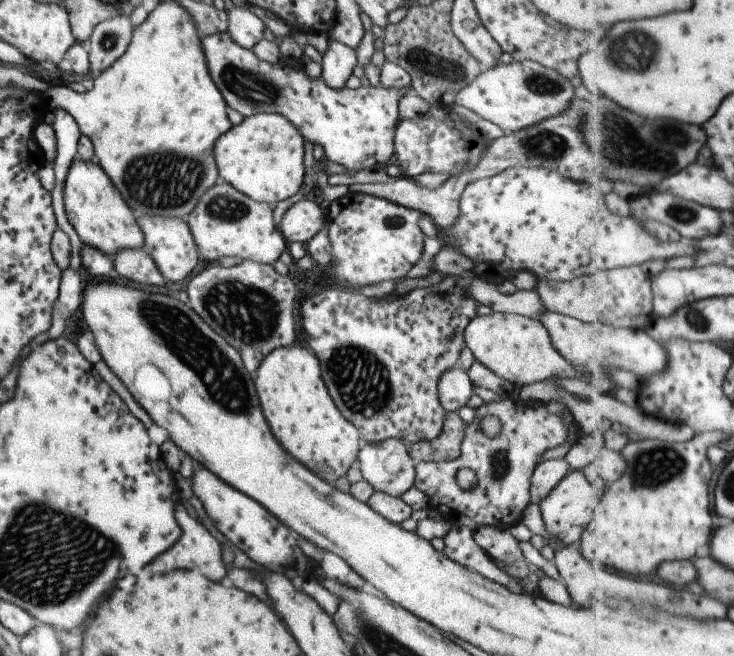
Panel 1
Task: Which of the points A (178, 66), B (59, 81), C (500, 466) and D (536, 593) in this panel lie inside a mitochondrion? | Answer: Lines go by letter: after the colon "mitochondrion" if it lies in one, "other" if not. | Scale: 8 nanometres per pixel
A: other
B: other
C: mitochondrion
D: other

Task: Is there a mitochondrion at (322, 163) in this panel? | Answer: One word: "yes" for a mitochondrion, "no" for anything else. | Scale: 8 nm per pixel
no

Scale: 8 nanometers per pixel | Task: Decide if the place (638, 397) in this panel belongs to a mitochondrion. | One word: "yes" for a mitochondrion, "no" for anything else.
no

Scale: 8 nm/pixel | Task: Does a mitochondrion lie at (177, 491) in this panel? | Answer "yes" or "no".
no

